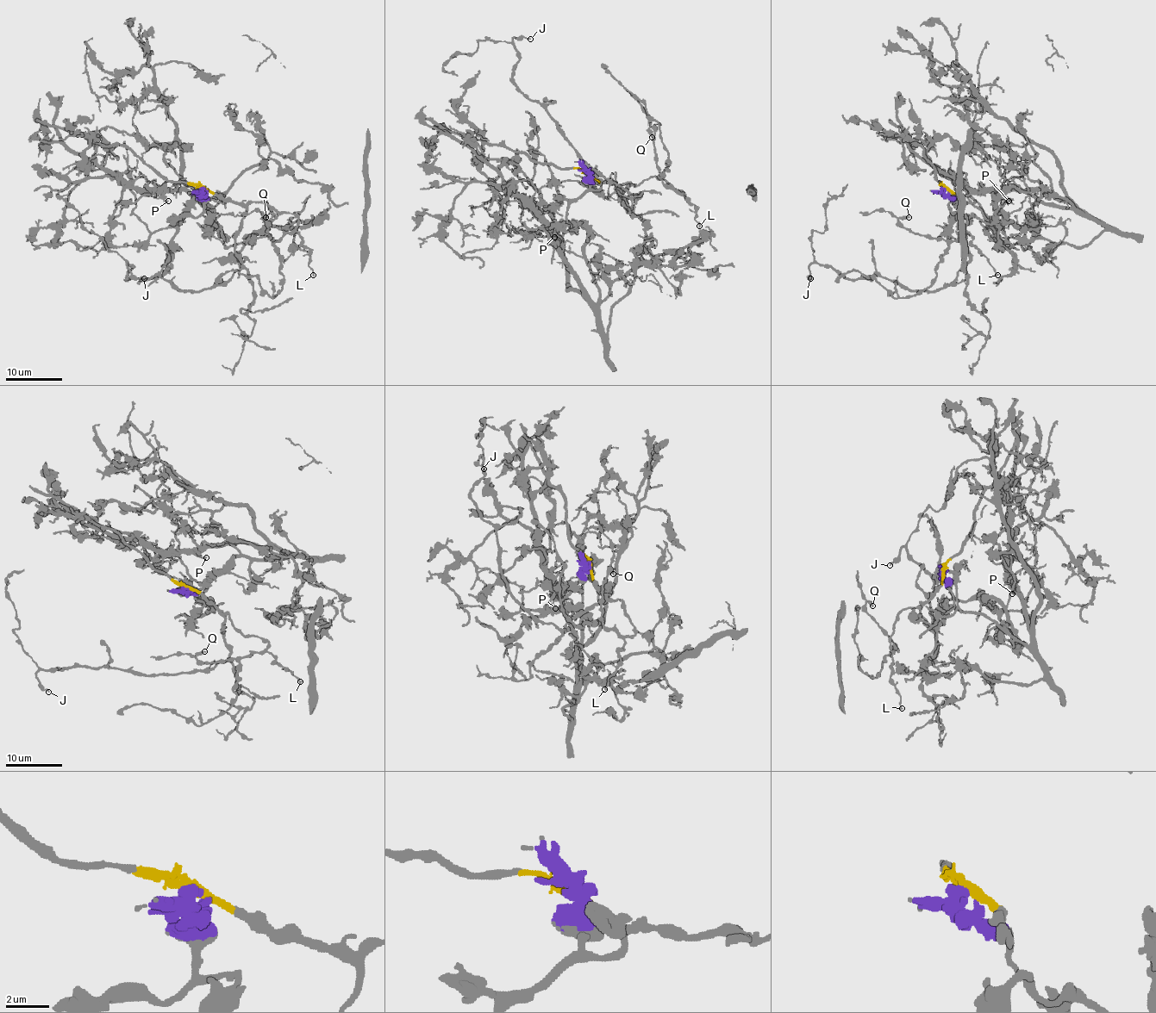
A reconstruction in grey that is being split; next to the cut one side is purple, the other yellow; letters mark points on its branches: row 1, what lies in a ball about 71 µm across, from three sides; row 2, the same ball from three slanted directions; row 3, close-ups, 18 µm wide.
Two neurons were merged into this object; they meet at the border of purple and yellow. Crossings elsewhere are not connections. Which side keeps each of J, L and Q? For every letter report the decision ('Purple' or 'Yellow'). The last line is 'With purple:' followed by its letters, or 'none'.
J: Yellow
L: Yellow
Q: Yellow
With purple: none

